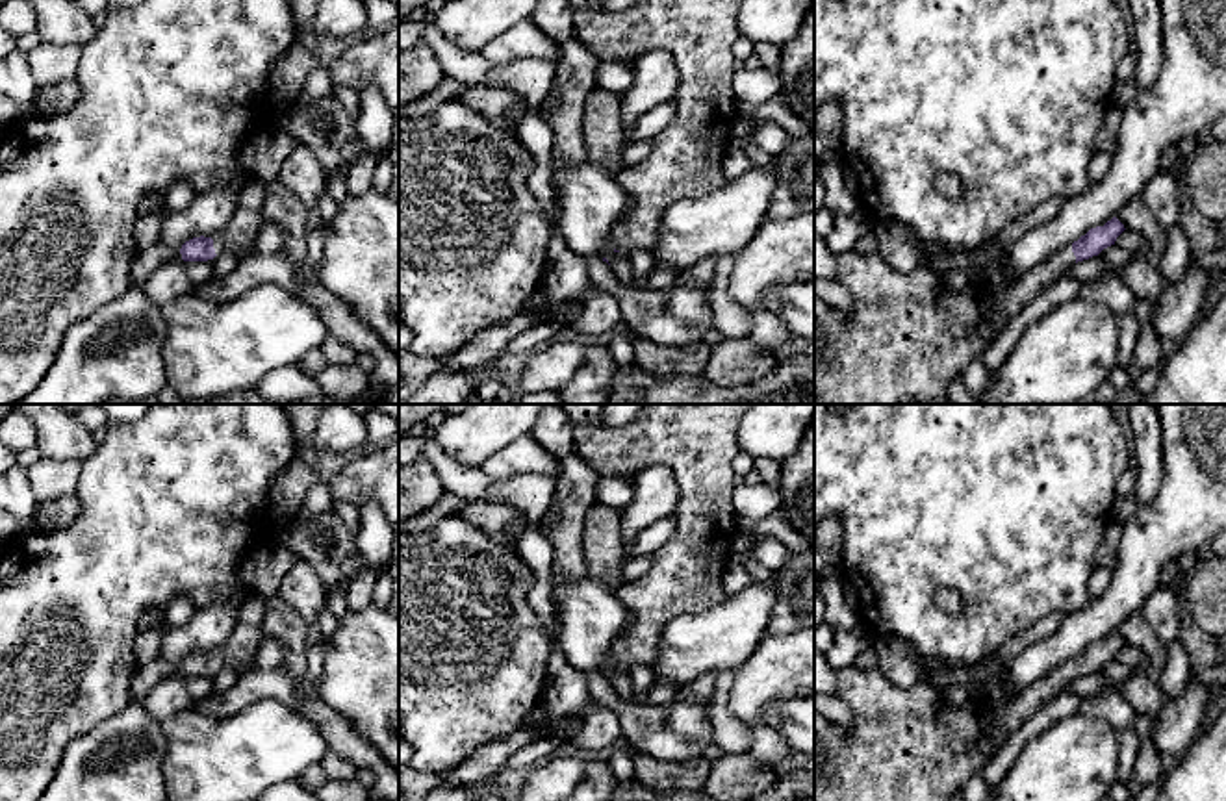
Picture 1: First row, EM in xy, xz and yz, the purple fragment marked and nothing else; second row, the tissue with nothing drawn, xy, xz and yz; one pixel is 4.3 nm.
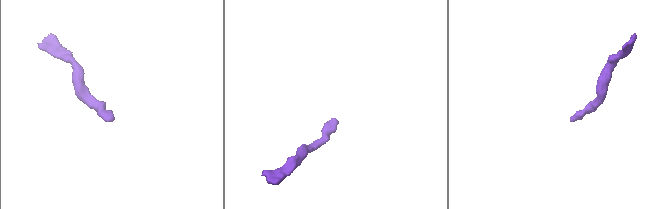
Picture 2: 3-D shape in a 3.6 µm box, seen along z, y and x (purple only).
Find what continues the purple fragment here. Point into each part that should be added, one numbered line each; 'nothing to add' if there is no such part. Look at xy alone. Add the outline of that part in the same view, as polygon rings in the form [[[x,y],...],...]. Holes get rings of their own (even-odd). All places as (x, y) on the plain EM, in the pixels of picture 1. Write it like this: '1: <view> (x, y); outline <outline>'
1: xy (240, 649); outline [[[250,593],[228,640],[213,653],[215,669],[232,668],[237,673],[252,669],[260,643],[263,642],[263,616],[267,599]]]

